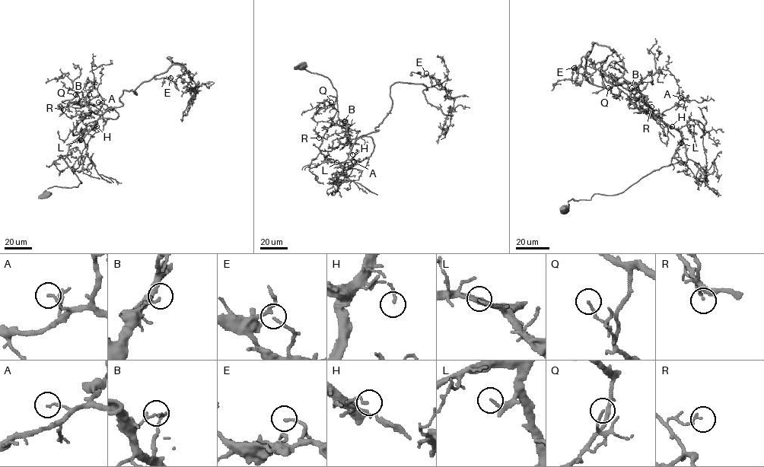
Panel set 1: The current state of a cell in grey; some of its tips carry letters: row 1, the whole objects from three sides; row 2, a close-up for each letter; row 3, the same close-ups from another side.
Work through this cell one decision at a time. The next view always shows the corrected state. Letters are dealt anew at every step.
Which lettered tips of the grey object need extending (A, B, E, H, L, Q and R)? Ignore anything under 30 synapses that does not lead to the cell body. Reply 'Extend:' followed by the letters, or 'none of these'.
Extend: L

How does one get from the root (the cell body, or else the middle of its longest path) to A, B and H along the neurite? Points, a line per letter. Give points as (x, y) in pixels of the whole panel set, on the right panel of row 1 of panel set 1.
A: (565, 208), (571, 198), (621, 193), (667, 166), (681, 134), (650, 116), (673, 107), (680, 97)
B: (565, 208), (571, 198), (621, 193), (671, 163), (681, 134), (651, 109), (630, 108), (631, 87)
H: (565, 208), (571, 198), (590, 200), (595, 194), (621, 193), (667, 166), (682, 140), (672, 126)

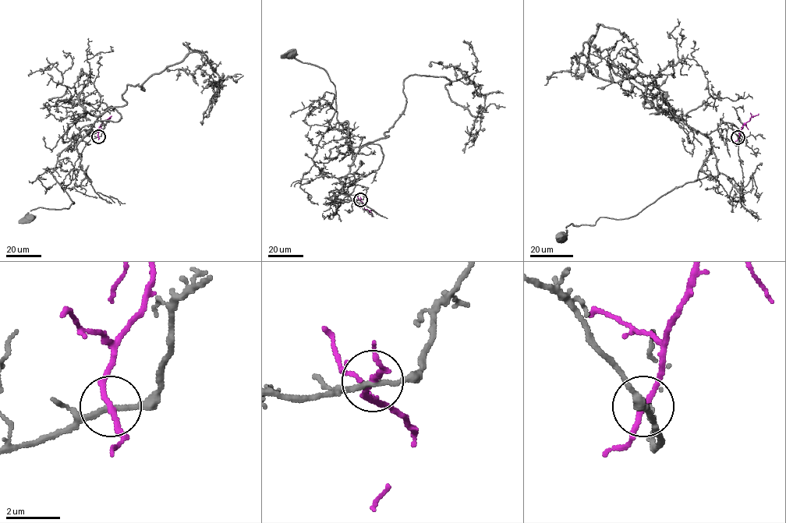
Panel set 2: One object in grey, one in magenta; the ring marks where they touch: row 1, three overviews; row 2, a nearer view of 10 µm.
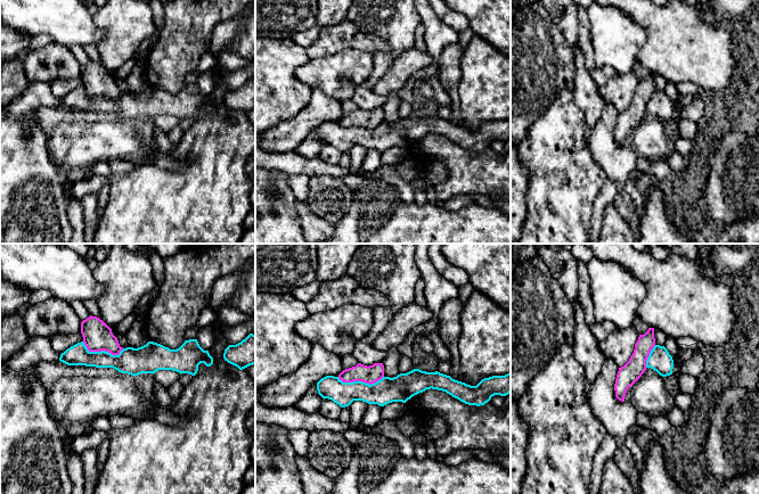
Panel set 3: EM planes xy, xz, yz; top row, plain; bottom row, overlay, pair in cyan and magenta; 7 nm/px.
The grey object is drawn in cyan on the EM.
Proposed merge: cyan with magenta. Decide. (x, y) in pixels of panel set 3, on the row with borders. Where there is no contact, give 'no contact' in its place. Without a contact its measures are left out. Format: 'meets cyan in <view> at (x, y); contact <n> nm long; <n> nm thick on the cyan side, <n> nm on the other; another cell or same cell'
meets cyan in xz at (360, 381); contact 320 nm long; 180 nm thick on the cyan side, 130 nm on the other; another cell

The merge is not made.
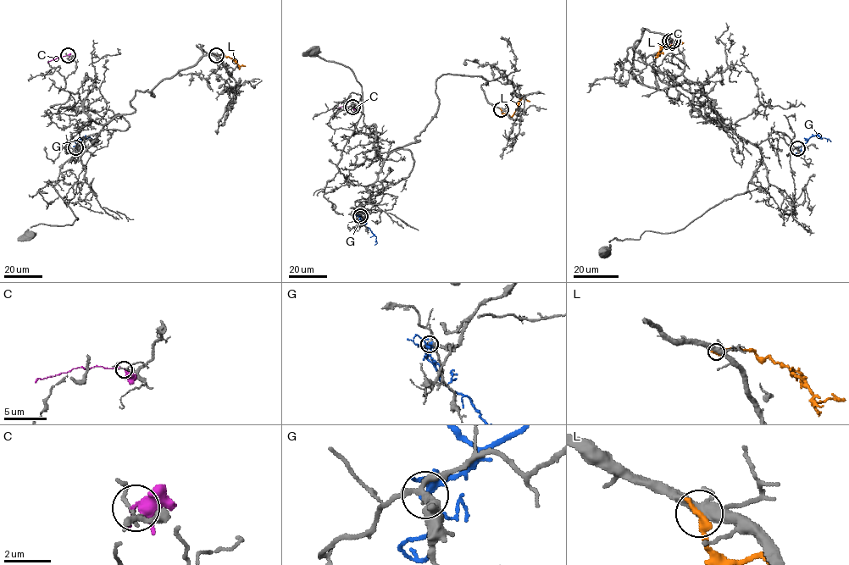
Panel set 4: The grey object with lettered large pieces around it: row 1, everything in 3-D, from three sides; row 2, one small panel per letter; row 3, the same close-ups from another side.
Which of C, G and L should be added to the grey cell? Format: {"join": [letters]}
{"join": []}

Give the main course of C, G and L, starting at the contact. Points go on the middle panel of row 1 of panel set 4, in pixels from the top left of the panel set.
C: (352, 107), (332, 109)
G: (360, 216), (363, 224), (376, 237), (374, 245)
L: (501, 109), (511, 117), (522, 97), (529, 102)

